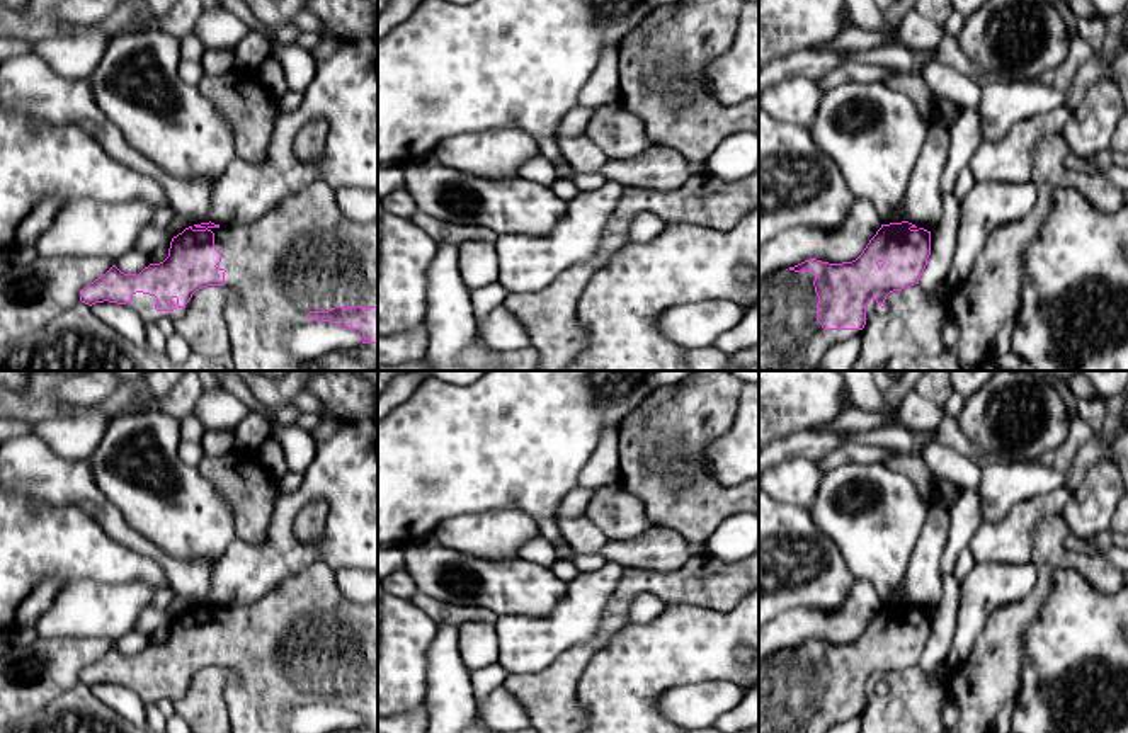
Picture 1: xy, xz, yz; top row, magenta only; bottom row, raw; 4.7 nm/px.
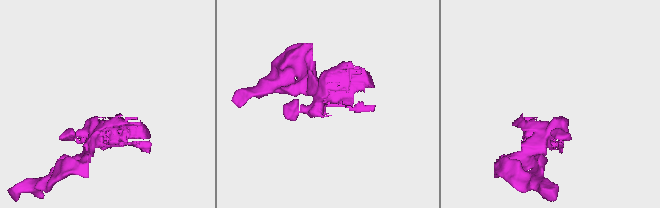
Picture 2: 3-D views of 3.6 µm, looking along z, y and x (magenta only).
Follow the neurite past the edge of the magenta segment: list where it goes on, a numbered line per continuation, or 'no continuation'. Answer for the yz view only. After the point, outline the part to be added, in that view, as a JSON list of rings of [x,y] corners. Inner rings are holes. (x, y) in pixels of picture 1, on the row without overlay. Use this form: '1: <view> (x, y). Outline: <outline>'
1: yz (788, 682). Outline: [[[776,651],[759,662],[759,733],[827,733],[863,711],[823,711],[817,702],[815,653]]]

